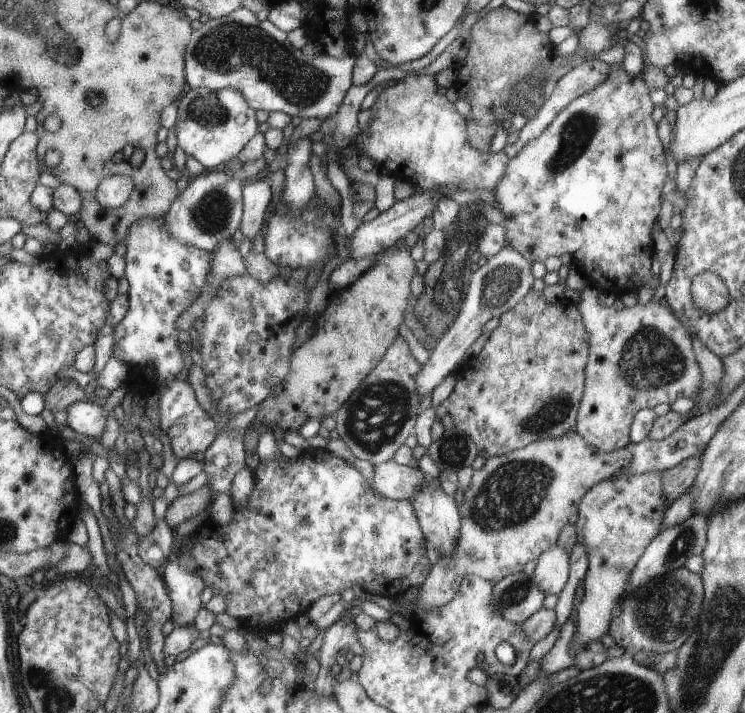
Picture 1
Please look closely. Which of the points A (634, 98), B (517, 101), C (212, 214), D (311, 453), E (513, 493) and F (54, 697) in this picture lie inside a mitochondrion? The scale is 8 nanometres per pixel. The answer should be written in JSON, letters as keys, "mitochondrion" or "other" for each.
{"A":"other","B":"mitochondrion","C":"mitochondrion","D":"other","E":"mitochondrion","F":"mitochondrion"}

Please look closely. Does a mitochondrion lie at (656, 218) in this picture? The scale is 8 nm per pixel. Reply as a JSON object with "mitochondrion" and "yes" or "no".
{"mitochondrion":"no"}

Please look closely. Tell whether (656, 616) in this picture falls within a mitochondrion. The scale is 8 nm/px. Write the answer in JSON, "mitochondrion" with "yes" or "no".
{"mitochondrion":"yes"}

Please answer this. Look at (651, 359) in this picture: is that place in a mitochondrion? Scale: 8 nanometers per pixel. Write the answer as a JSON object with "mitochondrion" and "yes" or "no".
{"mitochondrion":"yes"}

